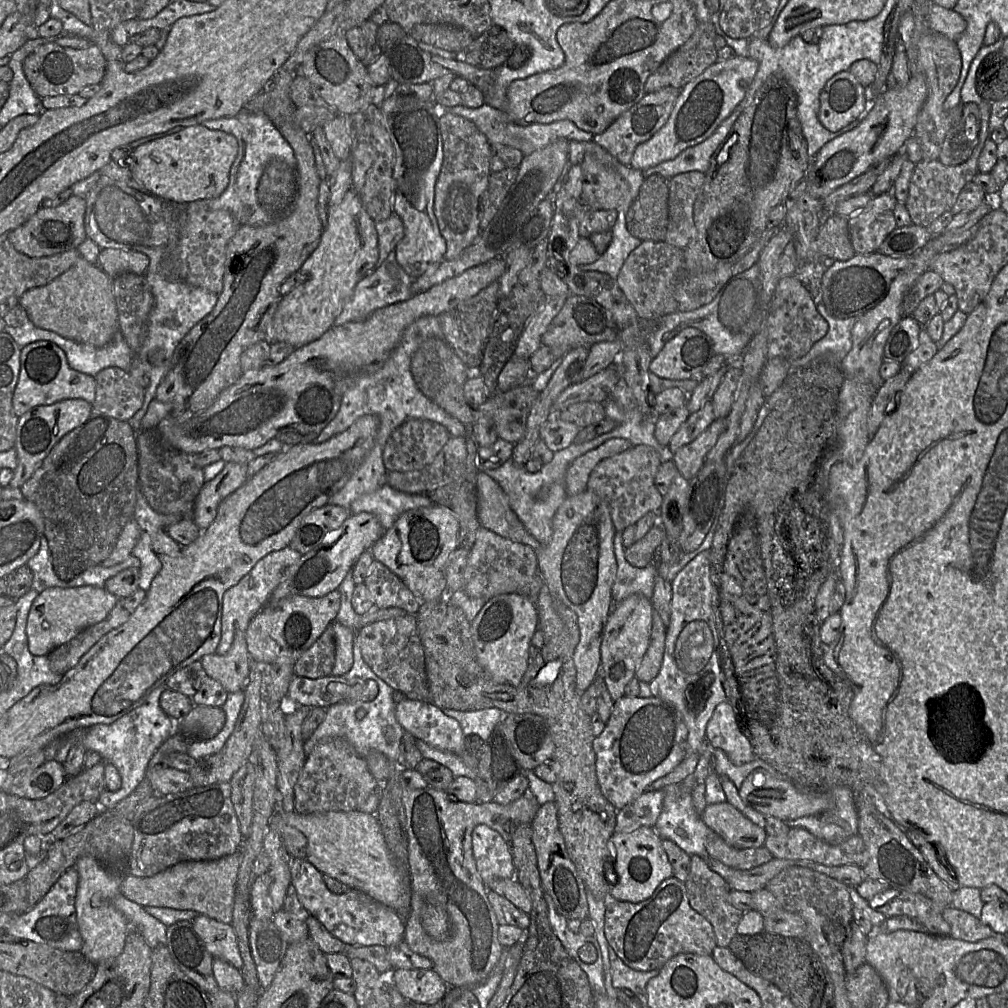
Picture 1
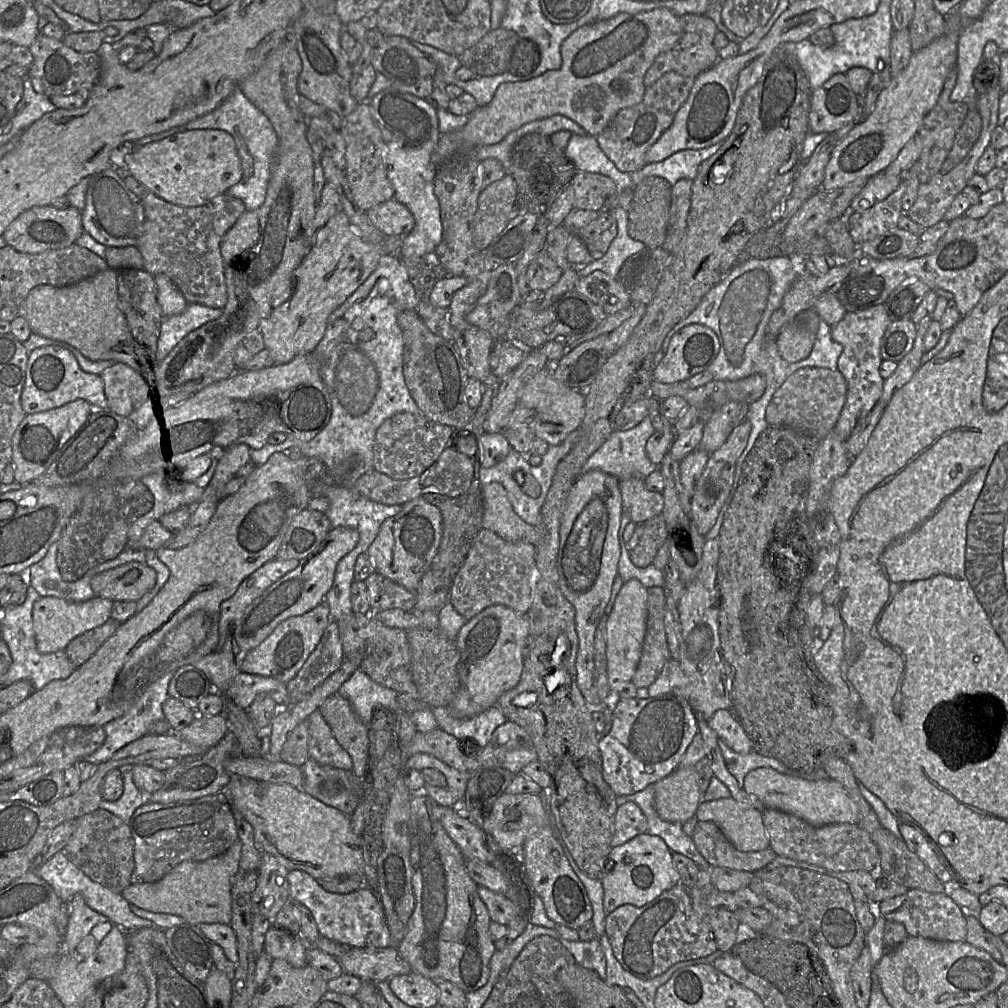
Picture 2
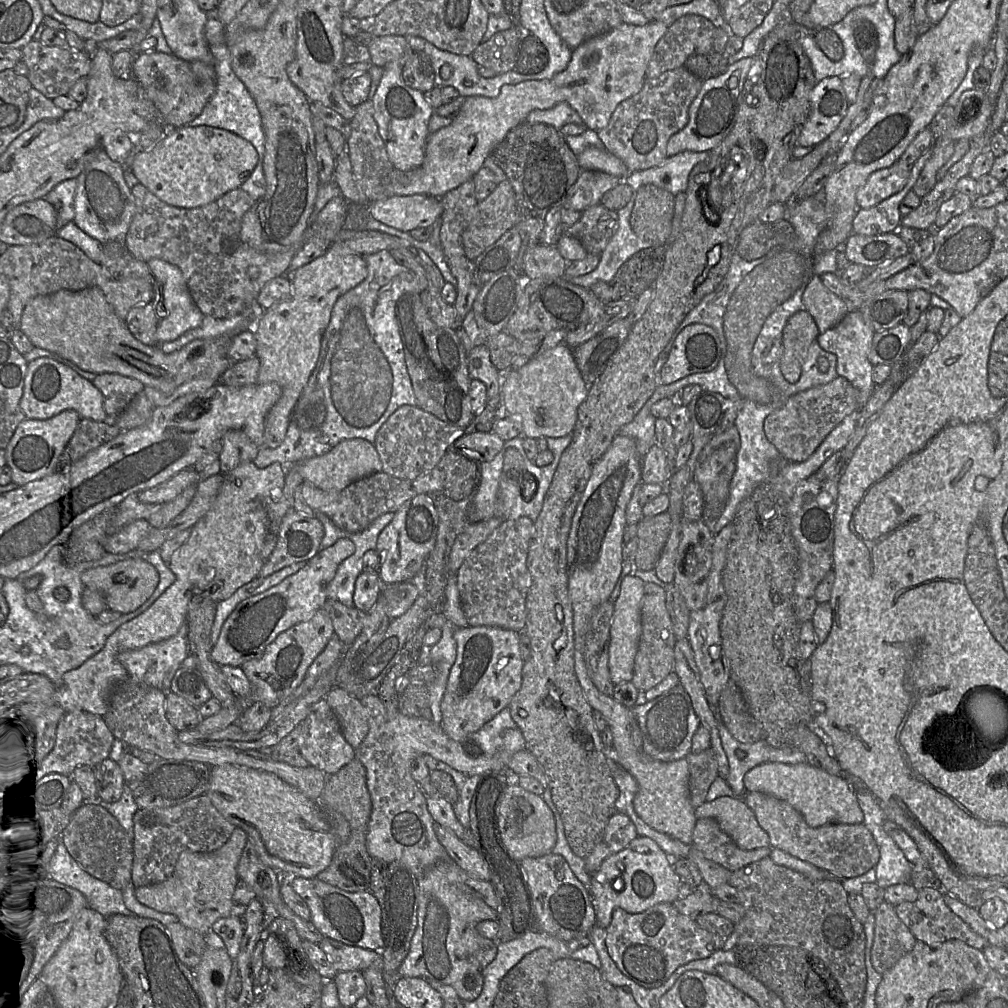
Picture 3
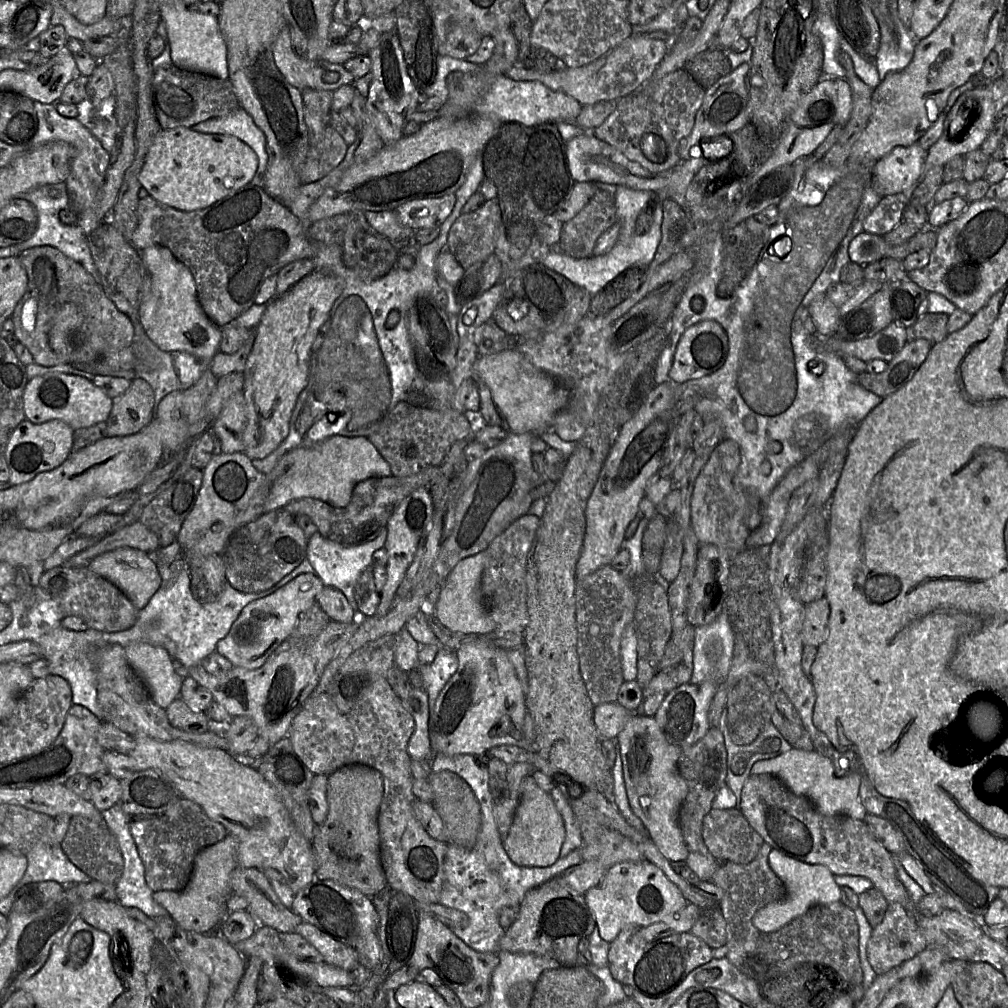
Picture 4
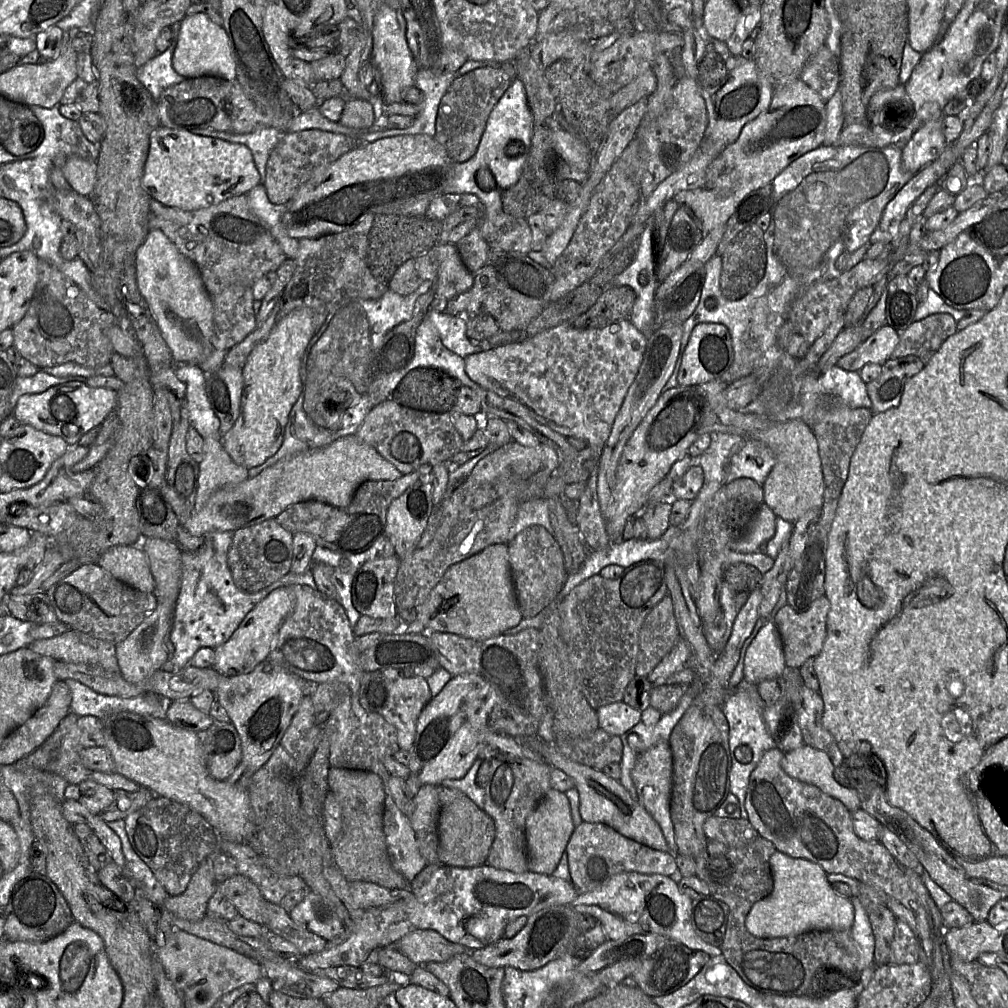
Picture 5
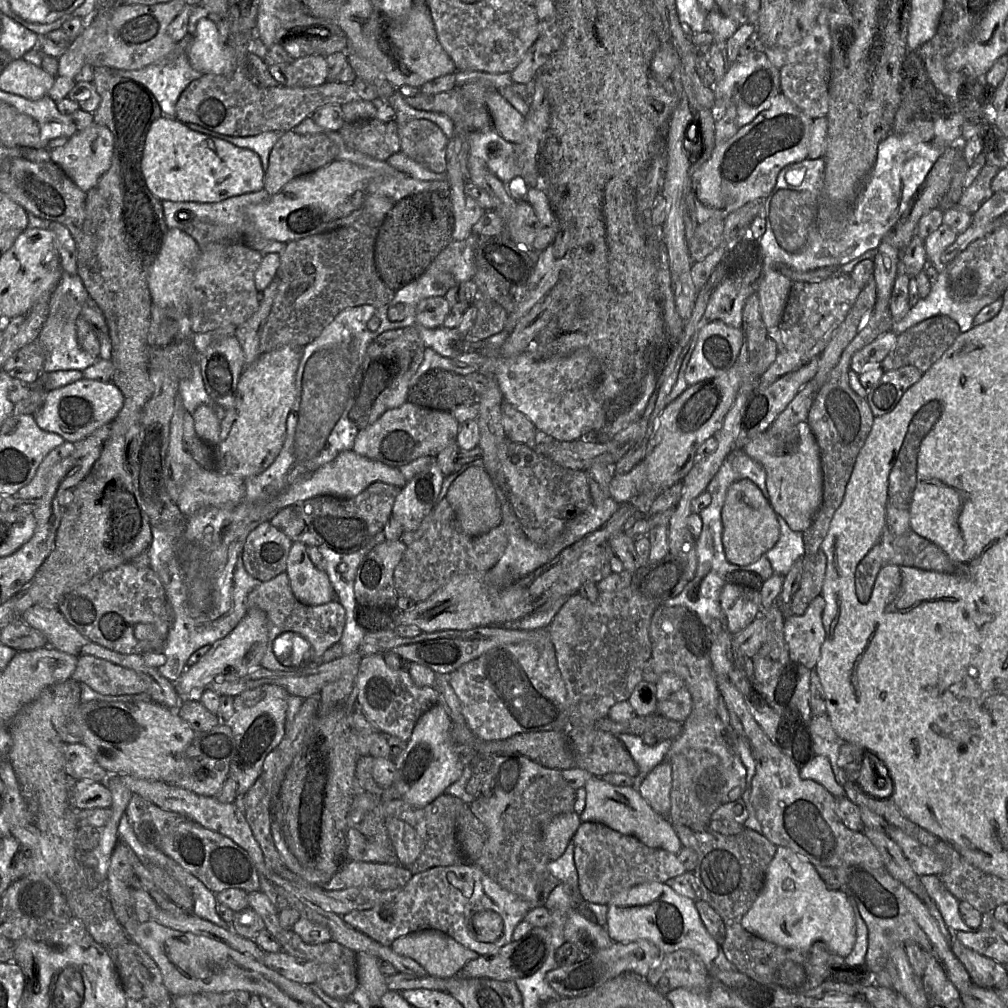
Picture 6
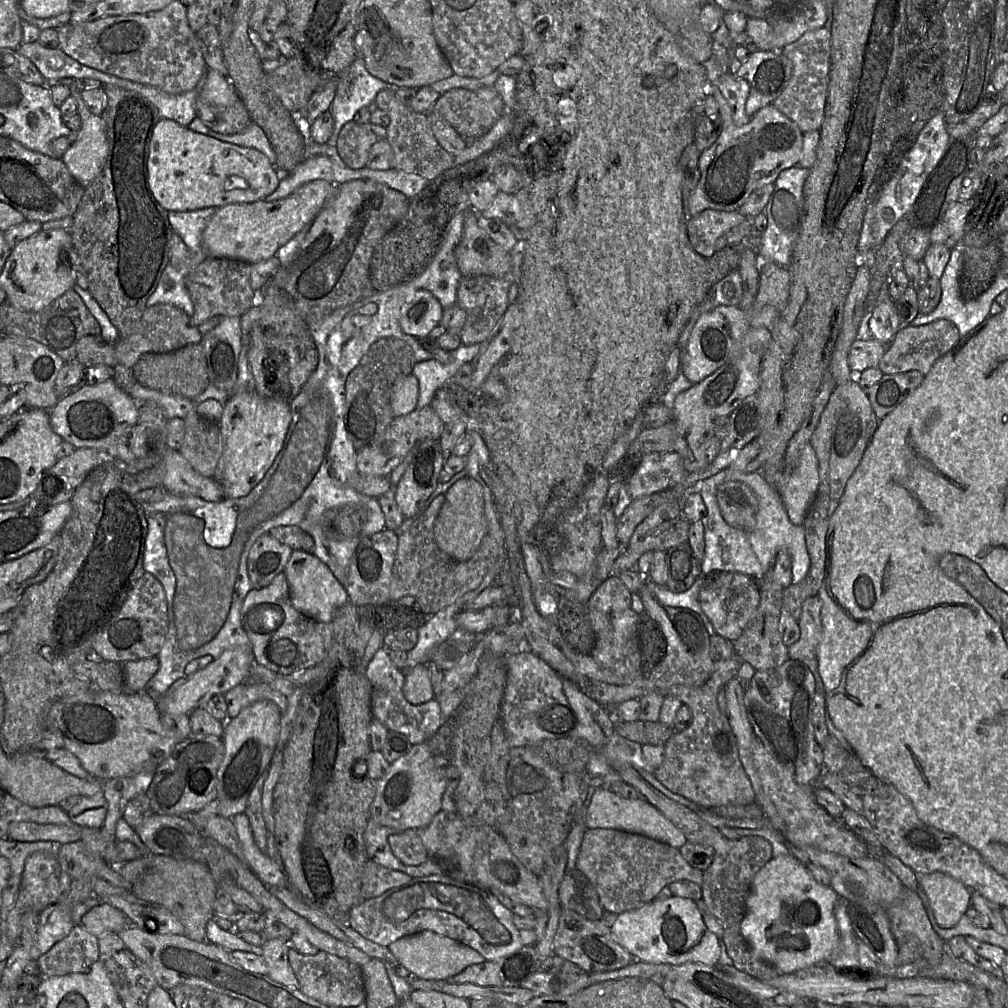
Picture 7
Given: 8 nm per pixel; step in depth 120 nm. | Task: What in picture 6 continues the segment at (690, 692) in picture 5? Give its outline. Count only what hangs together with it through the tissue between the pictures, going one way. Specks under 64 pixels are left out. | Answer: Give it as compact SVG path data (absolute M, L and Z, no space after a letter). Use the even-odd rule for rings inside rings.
M620 734L618 737L638 767L638 774L633 777L633 787L638 789L644 776L666 759L673 740L662 740L655 745L647 745L638 735Z

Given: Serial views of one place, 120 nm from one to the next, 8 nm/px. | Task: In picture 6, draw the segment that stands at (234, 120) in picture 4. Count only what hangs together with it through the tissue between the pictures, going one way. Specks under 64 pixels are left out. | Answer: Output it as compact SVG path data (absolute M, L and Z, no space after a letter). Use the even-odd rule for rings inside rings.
M186 123L186 125L191 130L200 132L202 134L208 134L210 136L230 142L236 146L254 151L259 155L264 171L268 169L270 152L282 133L277 131L264 131L253 136L236 137L214 132L194 123Z

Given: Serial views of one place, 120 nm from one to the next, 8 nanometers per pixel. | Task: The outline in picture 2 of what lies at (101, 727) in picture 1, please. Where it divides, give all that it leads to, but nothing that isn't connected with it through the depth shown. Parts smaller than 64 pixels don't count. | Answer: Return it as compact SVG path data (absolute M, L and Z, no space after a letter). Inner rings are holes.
M166 672L153 681L135 701L135 703L120 717L103 725L105 740L103 744L84 759L91 764L98 764L109 759L118 749L126 744L147 735L150 725L164 719L163 702L168 698L168 684L174 672ZM120 767L119 769L122 772L123 793L115 801L102 799L98 807L128 823L134 811L145 802L142 791L133 782L131 767Z

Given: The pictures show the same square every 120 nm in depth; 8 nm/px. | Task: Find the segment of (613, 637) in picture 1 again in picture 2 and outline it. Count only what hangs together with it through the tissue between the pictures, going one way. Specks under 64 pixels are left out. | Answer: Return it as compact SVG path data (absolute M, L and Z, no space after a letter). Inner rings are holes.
M637 579L625 582L616 597L614 607L607 620L607 674L612 694L617 693L627 682L632 681L642 654L647 629L647 617L647 588Z

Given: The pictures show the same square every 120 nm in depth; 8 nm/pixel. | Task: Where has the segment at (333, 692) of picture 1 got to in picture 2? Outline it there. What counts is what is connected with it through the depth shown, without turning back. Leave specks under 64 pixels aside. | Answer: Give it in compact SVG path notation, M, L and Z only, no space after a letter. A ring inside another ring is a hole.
M240 671L225 695L238 707L247 710L258 694L267 694L278 705L284 705L288 700L287 684L272 677Z

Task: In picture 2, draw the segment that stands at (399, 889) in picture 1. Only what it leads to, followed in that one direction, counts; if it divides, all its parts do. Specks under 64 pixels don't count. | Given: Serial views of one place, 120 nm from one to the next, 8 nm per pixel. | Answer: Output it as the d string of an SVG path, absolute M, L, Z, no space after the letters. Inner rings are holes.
M231 776L222 792L230 806L253 827L262 853L274 856L287 870L305 871L316 880L344 874L364 877L365 855L360 838L352 829L351 815L288 783Z

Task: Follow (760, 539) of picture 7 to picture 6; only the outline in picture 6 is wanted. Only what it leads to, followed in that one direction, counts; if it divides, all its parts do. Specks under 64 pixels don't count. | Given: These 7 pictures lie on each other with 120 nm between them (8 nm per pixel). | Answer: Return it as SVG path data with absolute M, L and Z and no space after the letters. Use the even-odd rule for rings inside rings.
M777 514L780 535L767 556L774 573L785 576L793 564L804 556L803 533L792 530L783 517Z

